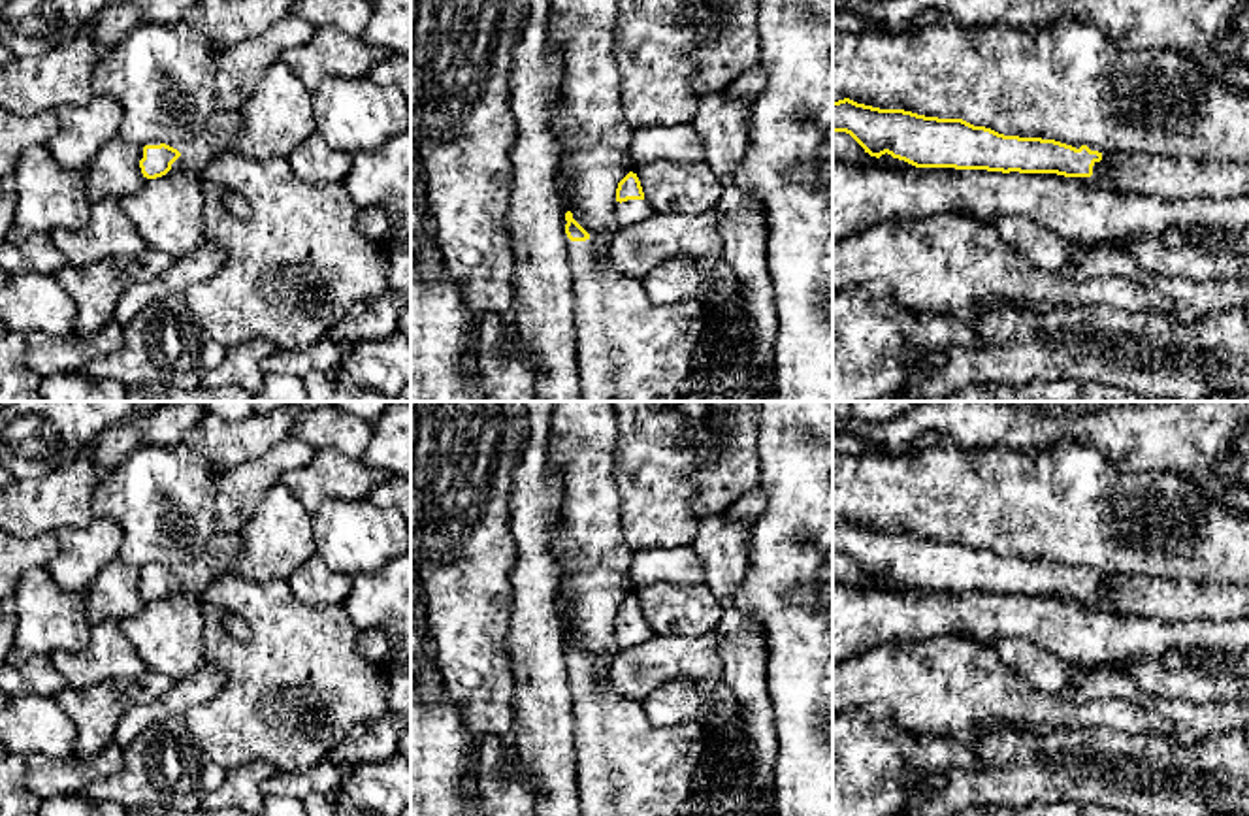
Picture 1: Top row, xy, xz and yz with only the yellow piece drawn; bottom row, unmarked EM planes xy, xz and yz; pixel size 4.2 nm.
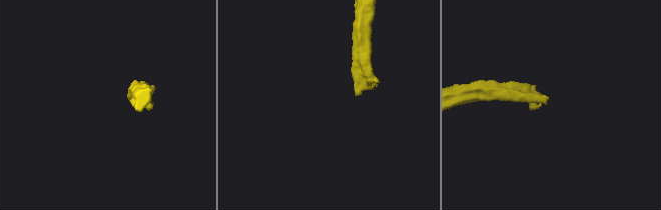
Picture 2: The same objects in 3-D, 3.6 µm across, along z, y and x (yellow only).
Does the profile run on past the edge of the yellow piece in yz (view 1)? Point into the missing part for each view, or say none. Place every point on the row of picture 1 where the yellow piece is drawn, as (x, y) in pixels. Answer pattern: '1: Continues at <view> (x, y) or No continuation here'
1: Continues at yz (1101, 168)

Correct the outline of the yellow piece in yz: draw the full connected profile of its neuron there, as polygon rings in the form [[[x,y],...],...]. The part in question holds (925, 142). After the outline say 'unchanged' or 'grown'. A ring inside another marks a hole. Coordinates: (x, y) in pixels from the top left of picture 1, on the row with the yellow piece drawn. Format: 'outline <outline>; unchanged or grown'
outline [[[850,98],[833,102],[833,132],[850,134],[870,156],[887,153],[916,168],[1057,173],[1085,183],[1113,171],[1091,145],[1004,136],[963,119],[880,109]]]; grown

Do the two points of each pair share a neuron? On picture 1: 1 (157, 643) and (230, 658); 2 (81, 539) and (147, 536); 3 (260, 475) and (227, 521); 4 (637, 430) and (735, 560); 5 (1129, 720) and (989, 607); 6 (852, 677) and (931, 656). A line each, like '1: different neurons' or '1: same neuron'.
1: different neurons
2: different neurons
3: same neuron
4: different neurons
5: different neurons
6: same neuron

